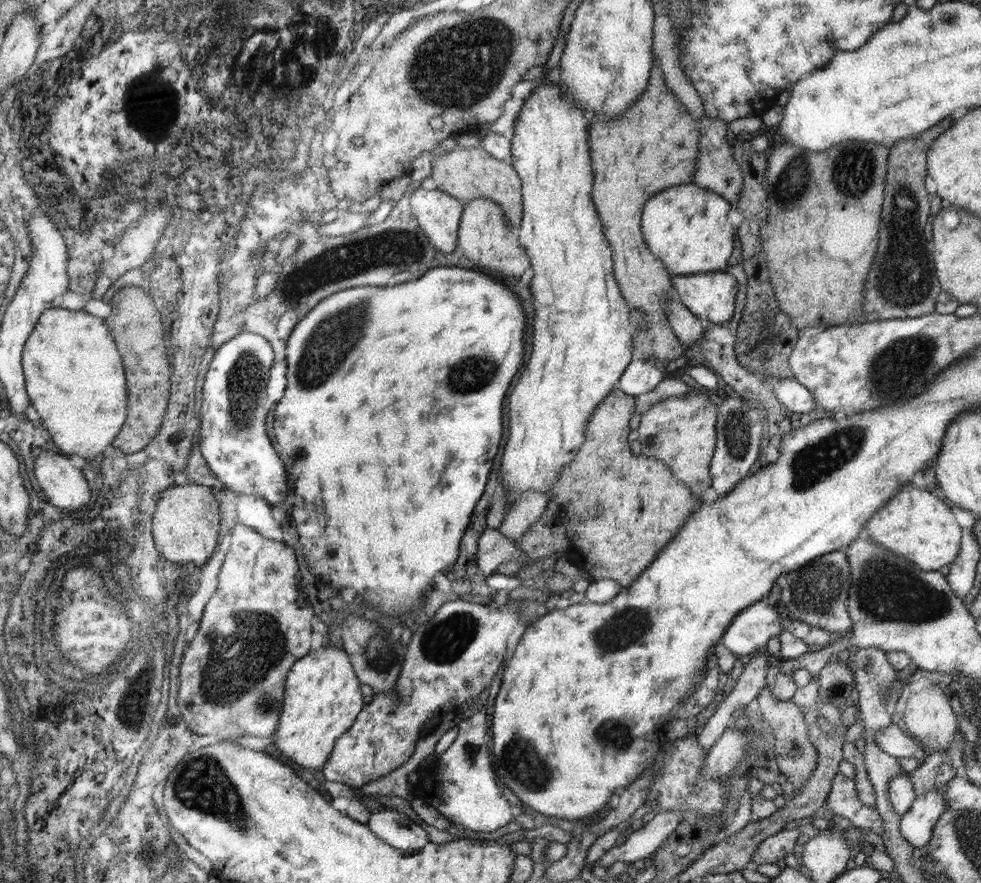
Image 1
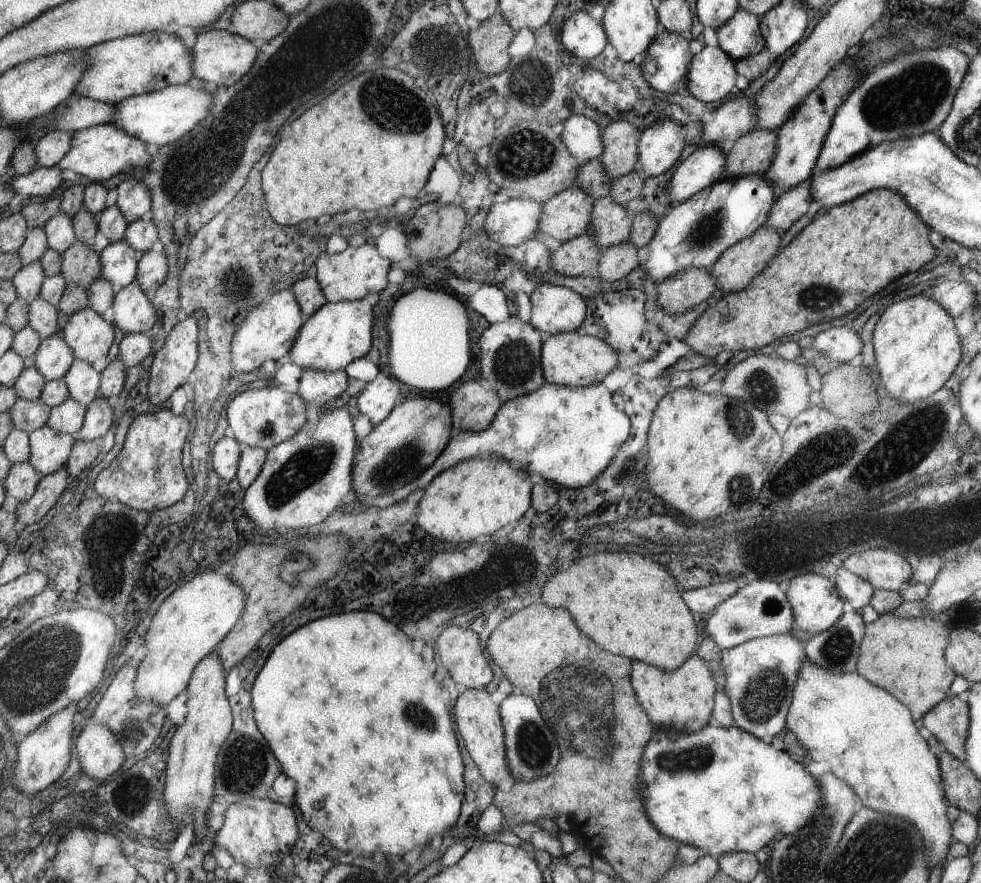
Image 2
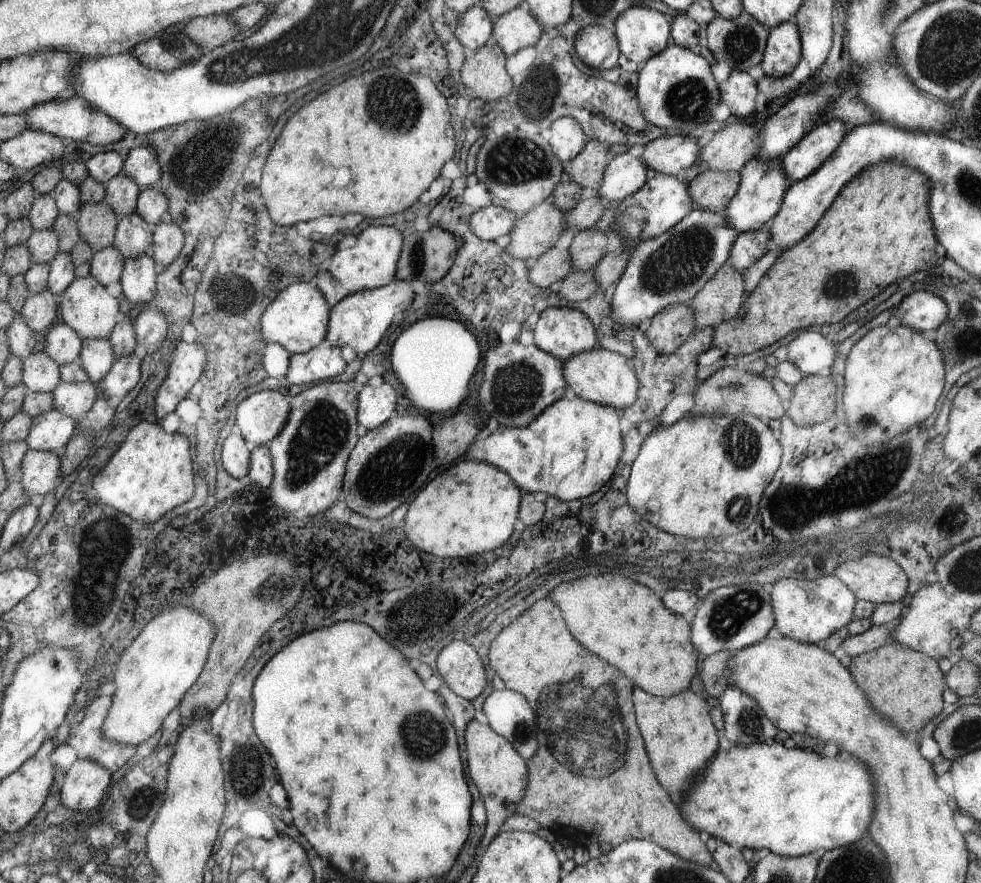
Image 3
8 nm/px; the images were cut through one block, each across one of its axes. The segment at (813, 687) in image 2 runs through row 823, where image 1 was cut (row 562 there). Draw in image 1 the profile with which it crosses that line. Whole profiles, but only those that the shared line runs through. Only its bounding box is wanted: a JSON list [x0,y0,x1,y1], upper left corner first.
[866,482,963,571]

